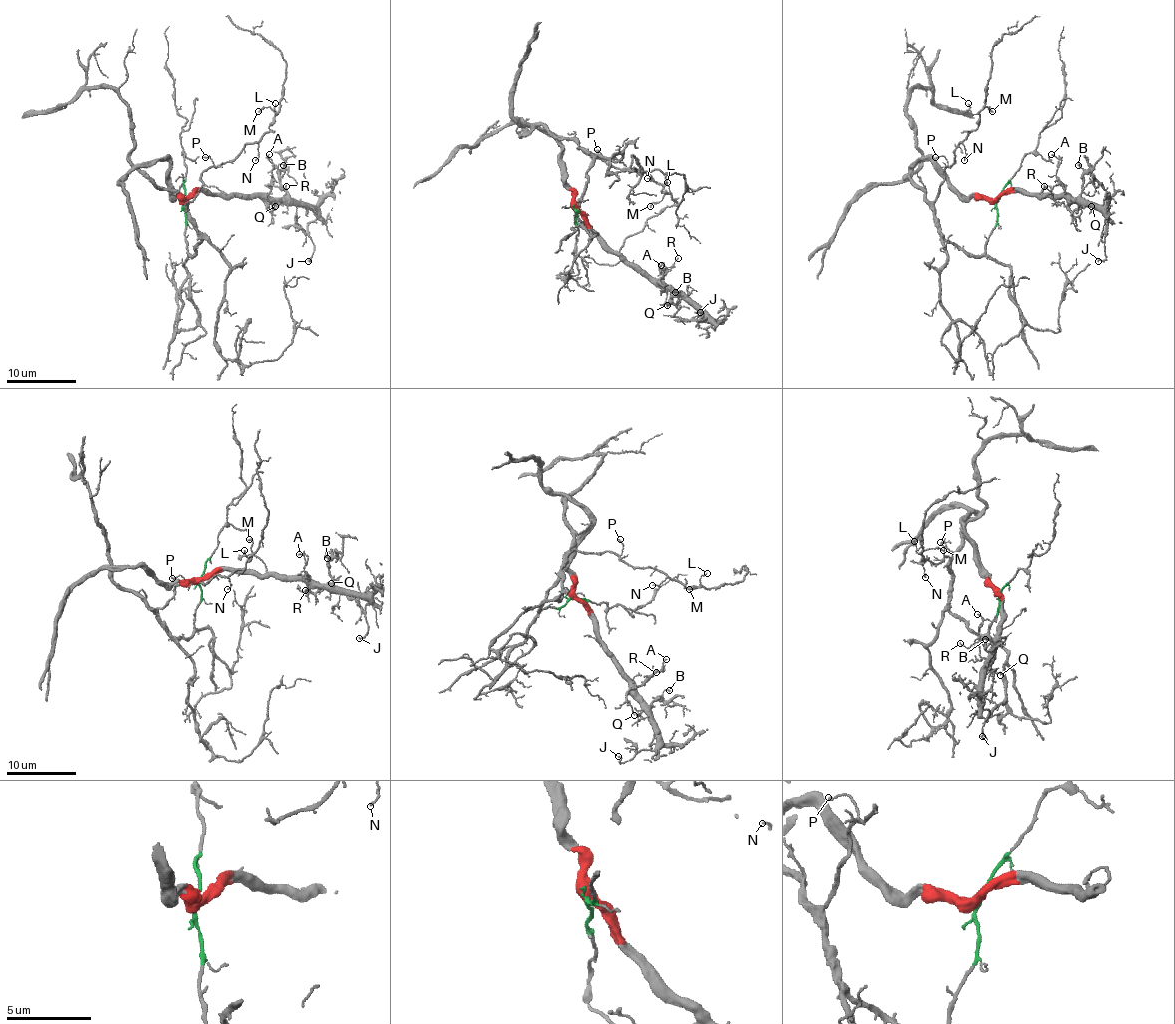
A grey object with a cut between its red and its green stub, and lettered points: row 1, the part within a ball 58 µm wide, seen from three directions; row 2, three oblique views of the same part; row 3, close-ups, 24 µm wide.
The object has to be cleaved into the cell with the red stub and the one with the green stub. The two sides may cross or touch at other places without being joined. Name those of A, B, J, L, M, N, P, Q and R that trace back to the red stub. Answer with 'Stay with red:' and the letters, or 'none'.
Stay with red: A, B, J, Q, R

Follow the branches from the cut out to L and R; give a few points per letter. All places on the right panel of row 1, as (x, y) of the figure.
L: (998, 201), (980, 255), (940, 234), (933, 204), (954, 150), (975, 129), (968, 103)
R: (998, 201), (1003, 194), (1012, 192), (1062, 196), (1066, 192), (1061, 185), (1050, 190), (1043, 185)

